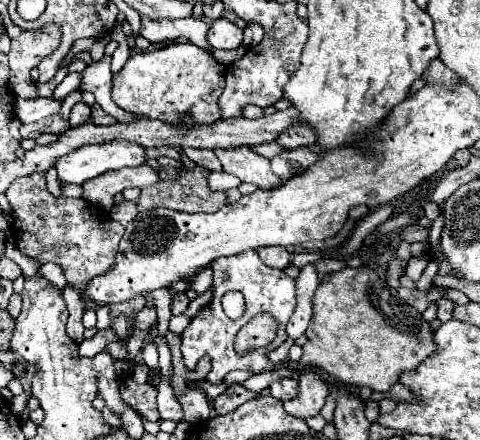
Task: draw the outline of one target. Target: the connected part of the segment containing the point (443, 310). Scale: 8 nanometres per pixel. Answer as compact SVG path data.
M442 297L442 299L438 299L436 307L438 307L438 319L440 321L450 321L452 319L452 311L454 311L456 305L448 297Z

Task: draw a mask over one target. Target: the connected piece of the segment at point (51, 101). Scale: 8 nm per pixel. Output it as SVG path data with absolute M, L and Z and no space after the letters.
M40 97L40 99L18 99L16 101L16 117L22 123L34 123L40 121L52 113L58 113L62 107L62 101L54 97Z

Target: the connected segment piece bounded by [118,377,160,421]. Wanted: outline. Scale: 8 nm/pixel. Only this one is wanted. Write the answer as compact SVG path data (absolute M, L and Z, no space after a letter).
M120 377L118 381L120 381L120 395L130 407L134 407L148 421L160 419L160 413L156 407L156 393L158 391L150 383L138 385L132 381L132 377Z

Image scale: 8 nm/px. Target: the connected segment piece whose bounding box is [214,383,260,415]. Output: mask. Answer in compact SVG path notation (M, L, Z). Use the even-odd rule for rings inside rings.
M233 384L228 387L226 393L222 393L220 397L214 399L214 413L216 415L226 415L230 411L234 411L236 407L240 407L242 403L258 398L259 393L248 391L241 384Z

